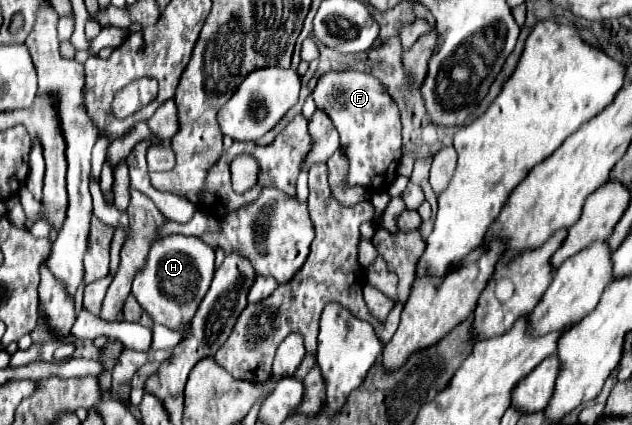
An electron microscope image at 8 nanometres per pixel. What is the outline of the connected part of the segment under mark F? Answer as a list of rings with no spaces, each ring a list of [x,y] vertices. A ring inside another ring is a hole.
[[[331,71],[319,77],[313,89],[317,111],[325,111],[341,135],[341,149],[349,159],[345,183],[367,189],[383,189],[397,177],[401,159],[401,121],[397,103],[383,83],[365,71]]]

